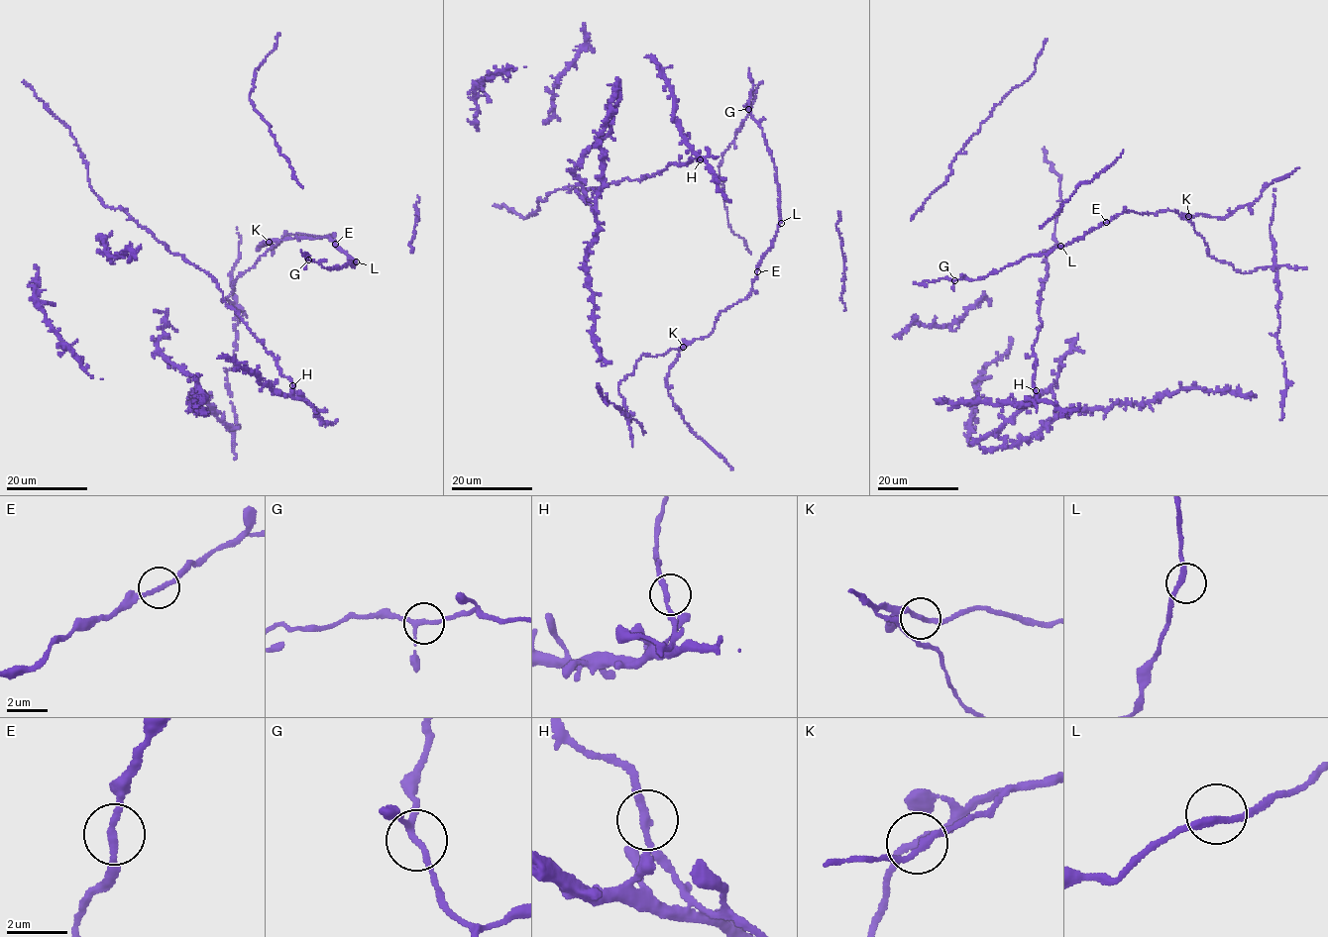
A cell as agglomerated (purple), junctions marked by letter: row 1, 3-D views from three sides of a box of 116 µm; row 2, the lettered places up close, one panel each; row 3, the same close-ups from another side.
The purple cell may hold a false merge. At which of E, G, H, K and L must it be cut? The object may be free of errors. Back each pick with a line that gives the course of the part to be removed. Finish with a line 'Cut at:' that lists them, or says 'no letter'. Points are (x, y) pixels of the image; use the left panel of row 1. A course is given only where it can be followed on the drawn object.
Cut at: no letter

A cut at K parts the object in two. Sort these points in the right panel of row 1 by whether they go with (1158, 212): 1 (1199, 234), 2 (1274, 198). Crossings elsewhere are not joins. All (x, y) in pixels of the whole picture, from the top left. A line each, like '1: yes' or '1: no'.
1: yes
2: yes

